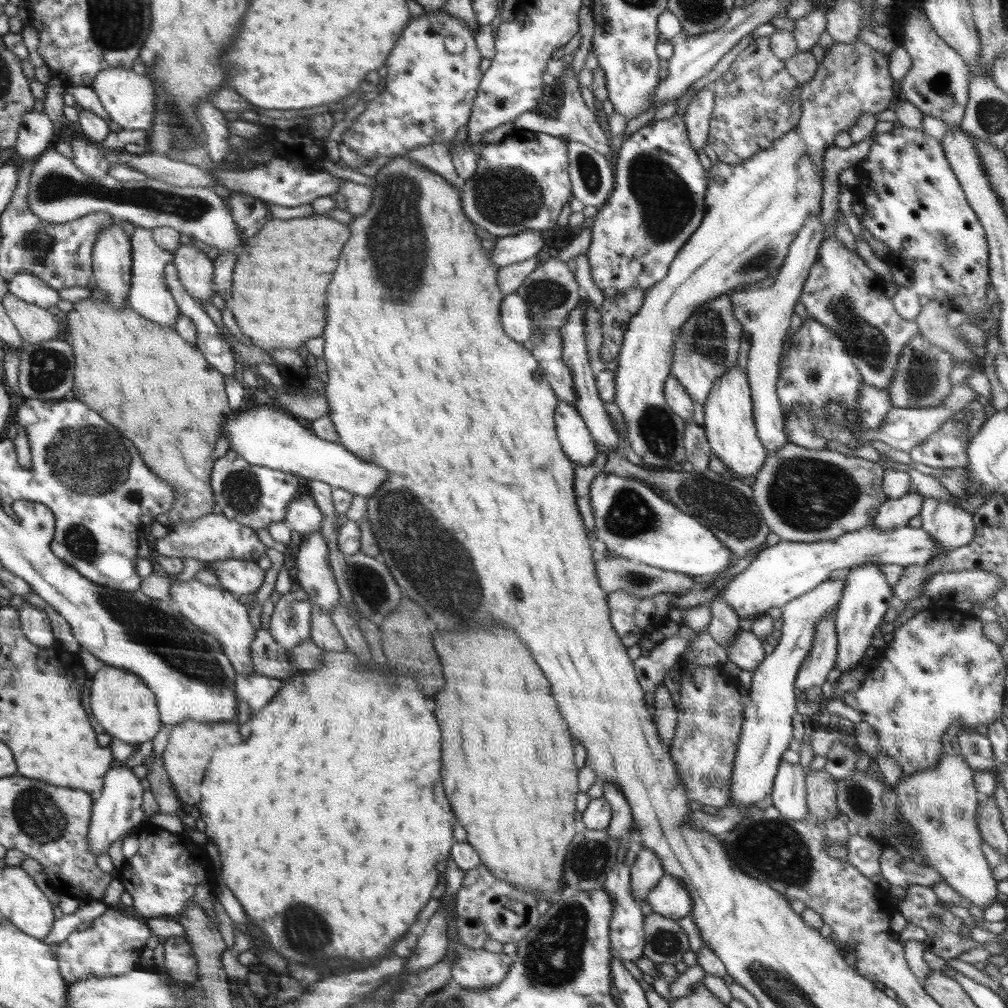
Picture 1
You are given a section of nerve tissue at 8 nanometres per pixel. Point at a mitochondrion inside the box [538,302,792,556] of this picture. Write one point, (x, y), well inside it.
(719, 503)

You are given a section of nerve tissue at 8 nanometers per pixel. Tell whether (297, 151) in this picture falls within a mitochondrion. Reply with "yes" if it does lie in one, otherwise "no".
no

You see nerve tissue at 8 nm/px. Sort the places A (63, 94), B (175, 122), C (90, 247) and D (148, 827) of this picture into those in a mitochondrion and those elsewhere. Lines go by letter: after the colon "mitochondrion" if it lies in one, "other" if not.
A: other
B: mitochondrion
C: other
D: other

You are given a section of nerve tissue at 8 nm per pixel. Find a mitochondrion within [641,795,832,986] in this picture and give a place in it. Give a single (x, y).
(774, 849)

